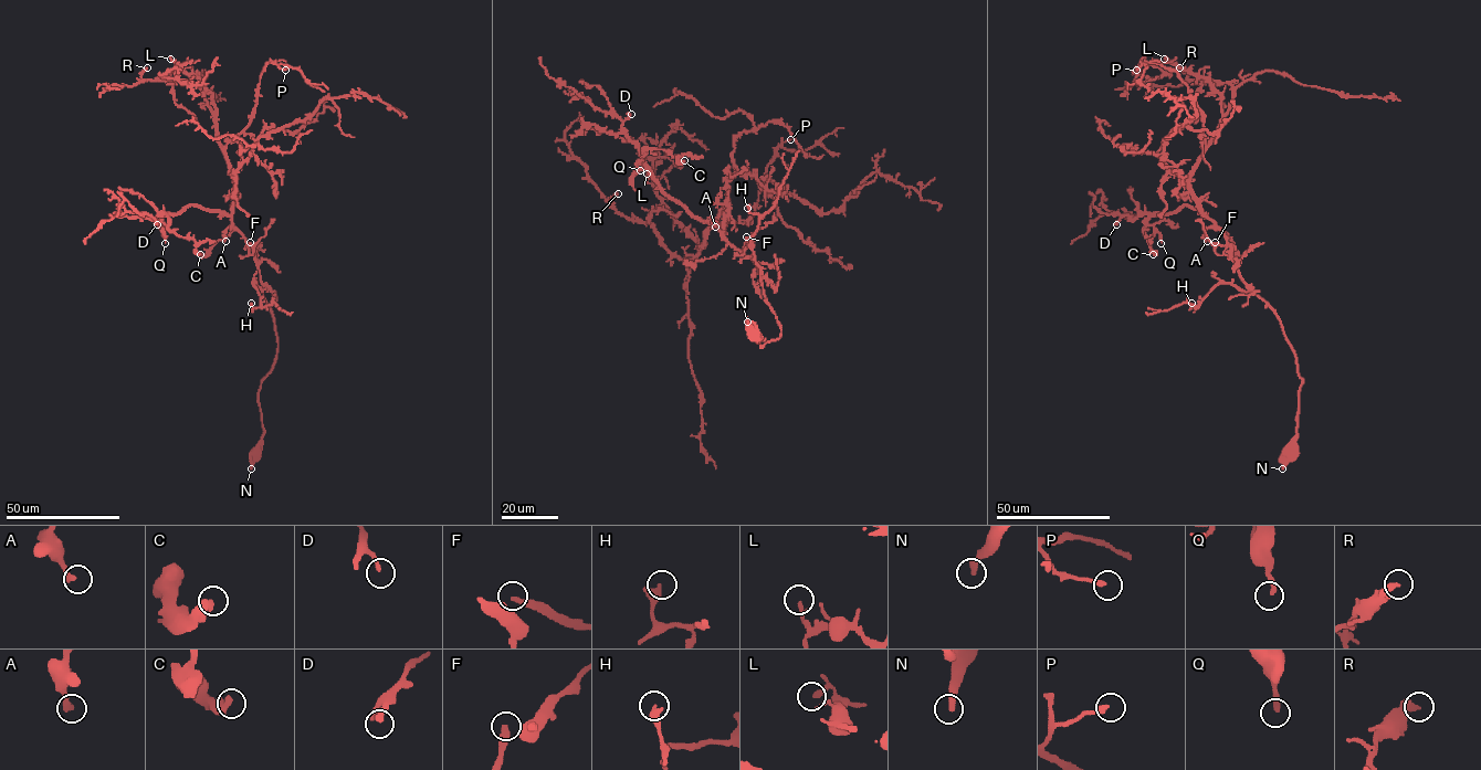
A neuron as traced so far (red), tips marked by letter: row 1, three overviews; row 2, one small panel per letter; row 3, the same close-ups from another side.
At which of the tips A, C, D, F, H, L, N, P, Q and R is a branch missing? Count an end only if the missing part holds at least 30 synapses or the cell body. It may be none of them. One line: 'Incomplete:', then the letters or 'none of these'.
Incomplete: A, F

